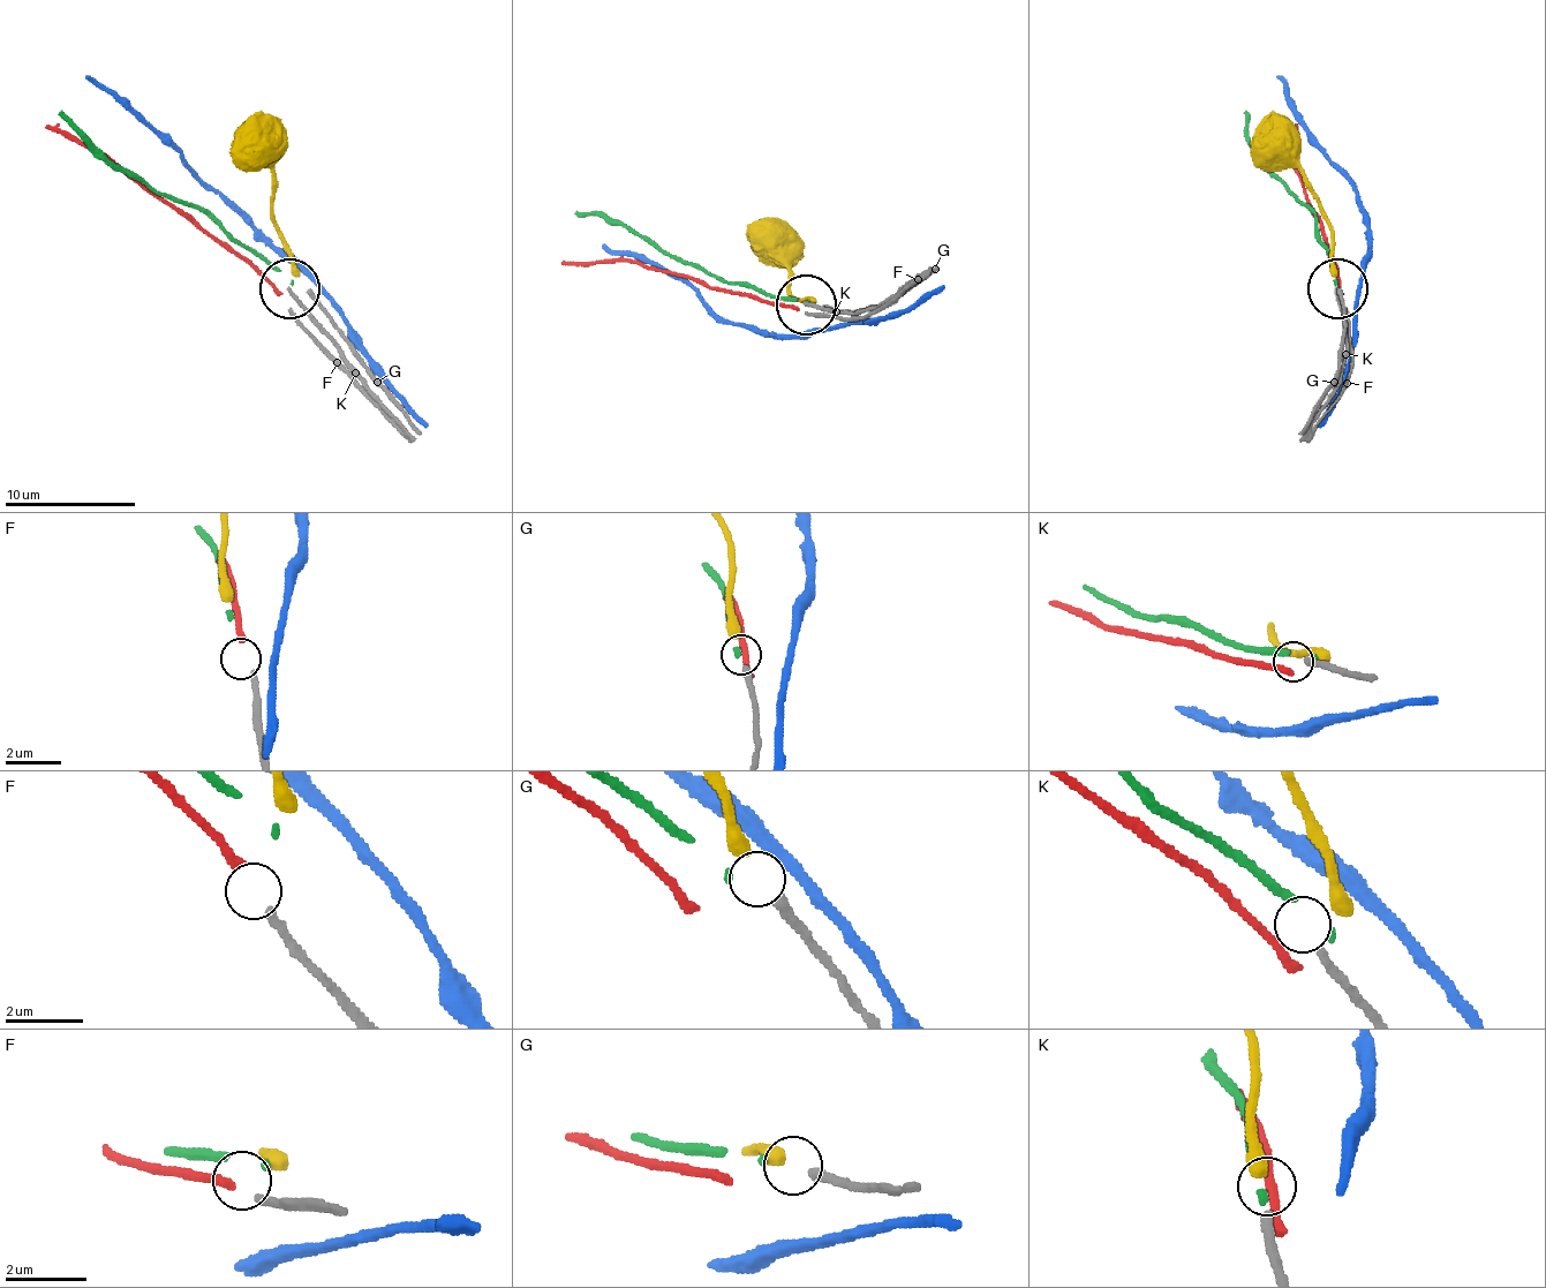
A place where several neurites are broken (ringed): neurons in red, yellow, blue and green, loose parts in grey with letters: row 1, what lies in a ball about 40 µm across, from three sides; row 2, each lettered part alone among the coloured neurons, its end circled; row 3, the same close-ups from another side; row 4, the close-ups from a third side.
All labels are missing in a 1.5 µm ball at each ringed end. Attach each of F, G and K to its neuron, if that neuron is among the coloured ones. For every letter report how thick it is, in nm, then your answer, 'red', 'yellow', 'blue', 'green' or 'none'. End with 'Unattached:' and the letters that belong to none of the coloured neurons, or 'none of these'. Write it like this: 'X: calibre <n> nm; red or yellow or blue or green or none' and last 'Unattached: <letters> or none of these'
F: calibre 200 nm; red
G: calibre 280 nm; yellow
K: calibre 220 nm; none
Unattached: K

